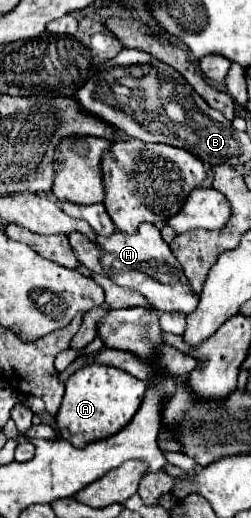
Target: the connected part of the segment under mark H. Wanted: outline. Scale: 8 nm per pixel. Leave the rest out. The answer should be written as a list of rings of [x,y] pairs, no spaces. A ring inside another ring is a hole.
[[[141,224],[135,234],[123,234],[115,230],[111,236],[103,236],[103,240],[99,236],[95,240],[89,240],[85,234],[71,232],[69,244],[83,266],[87,266],[95,274],[107,276],[121,288],[143,294],[159,312],[189,314],[199,304],[199,296],[193,294],[185,274],[181,272],[181,266],[177,264],[177,258],[163,242],[159,230],[153,224]]]

